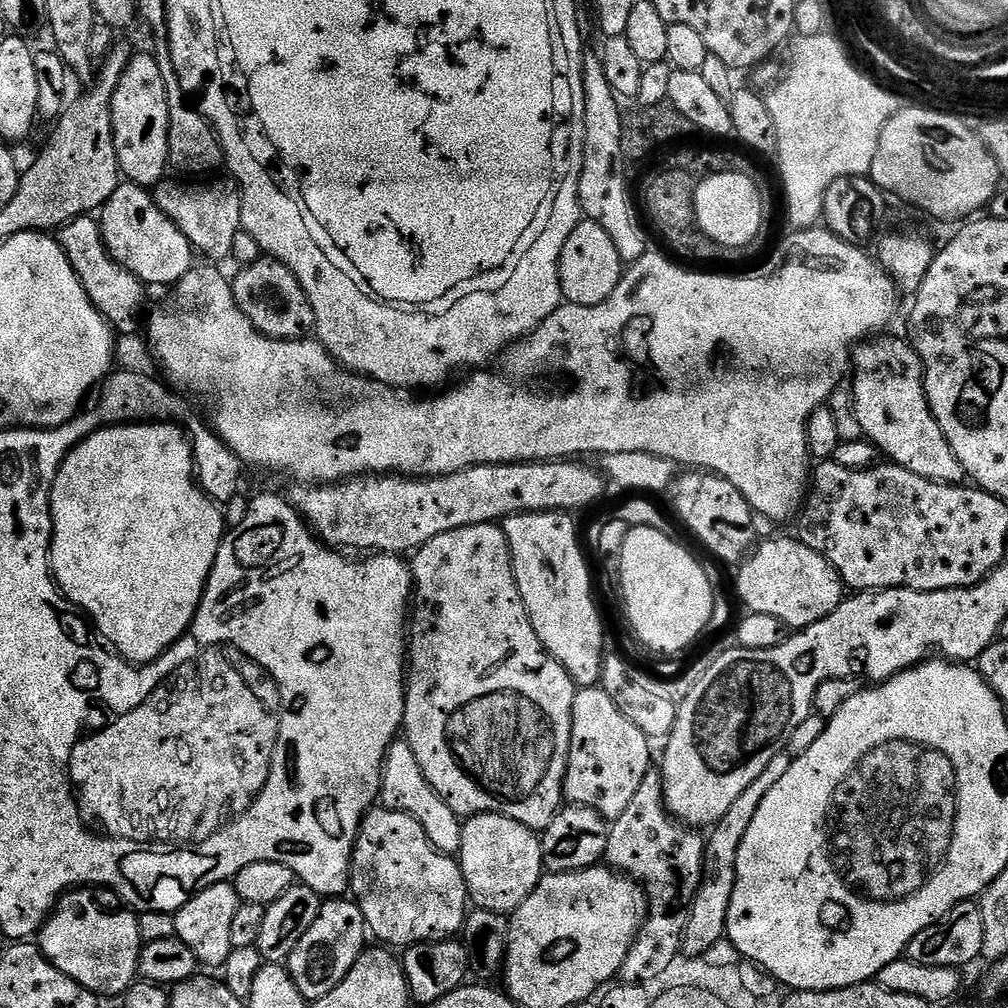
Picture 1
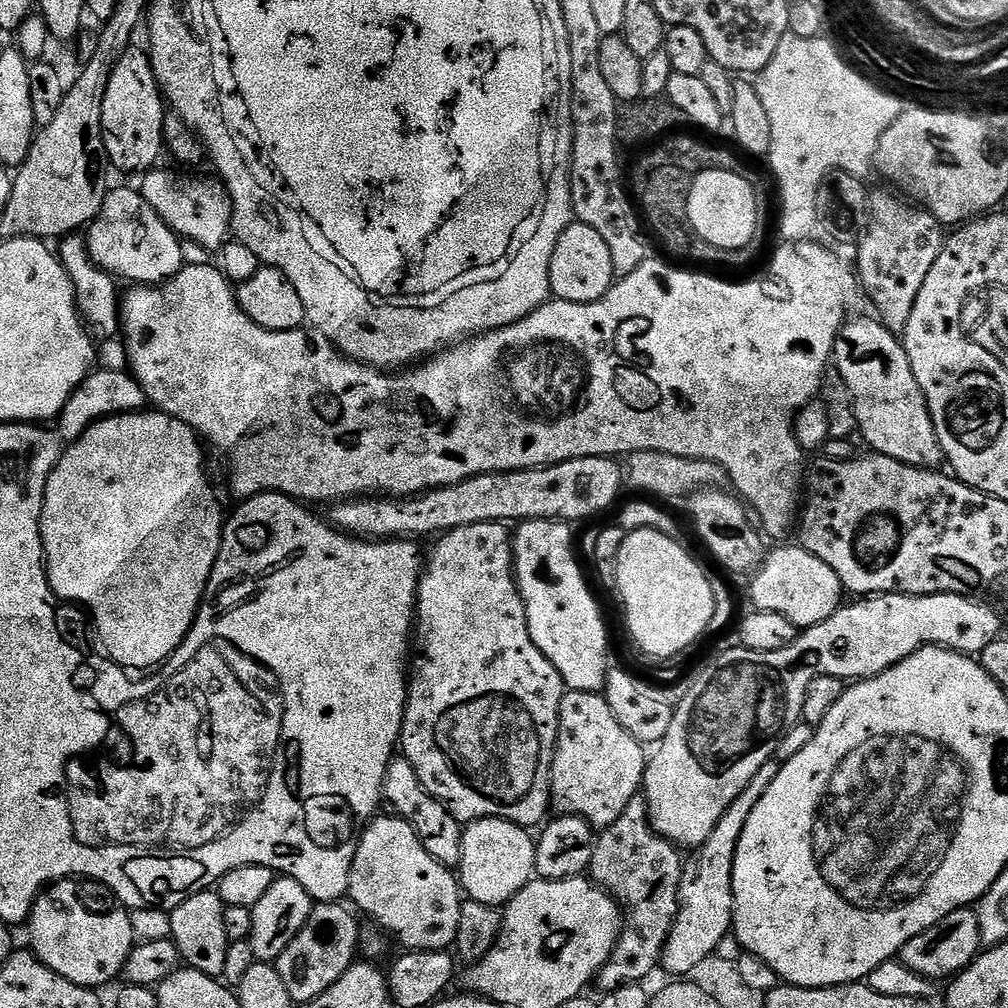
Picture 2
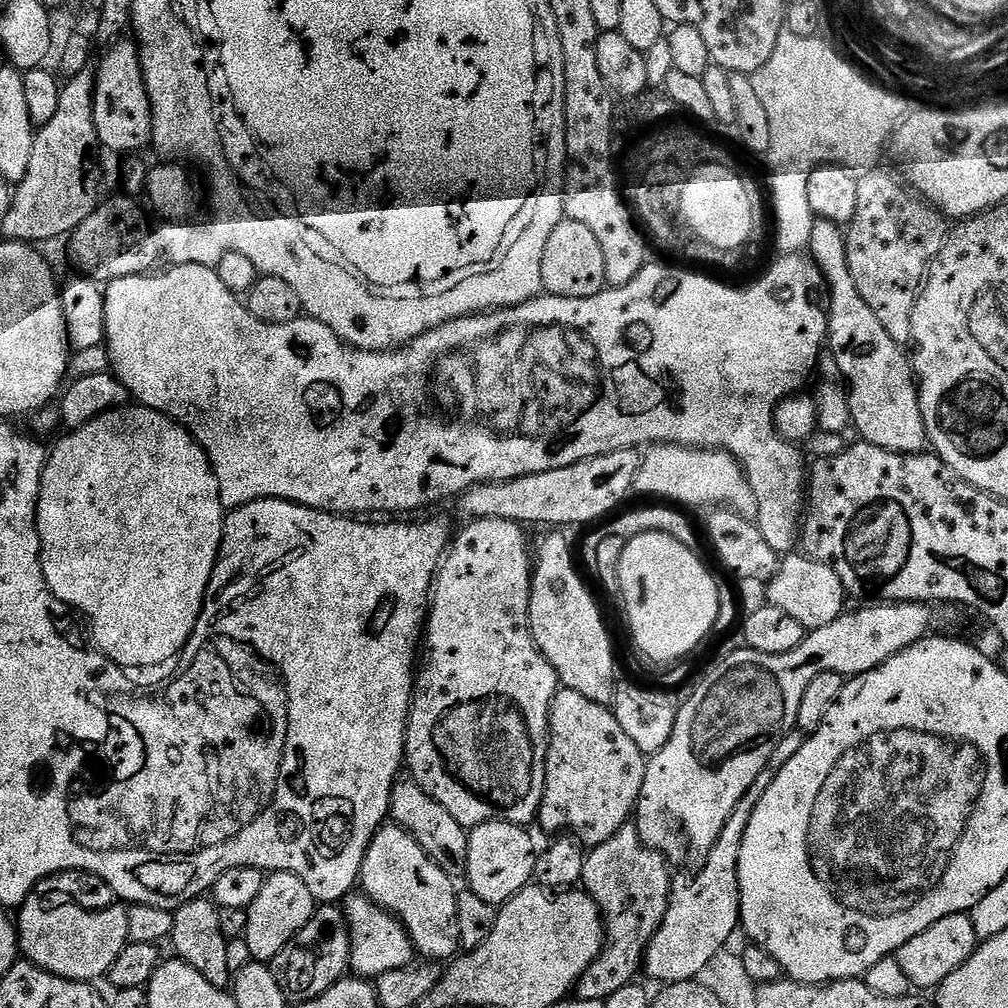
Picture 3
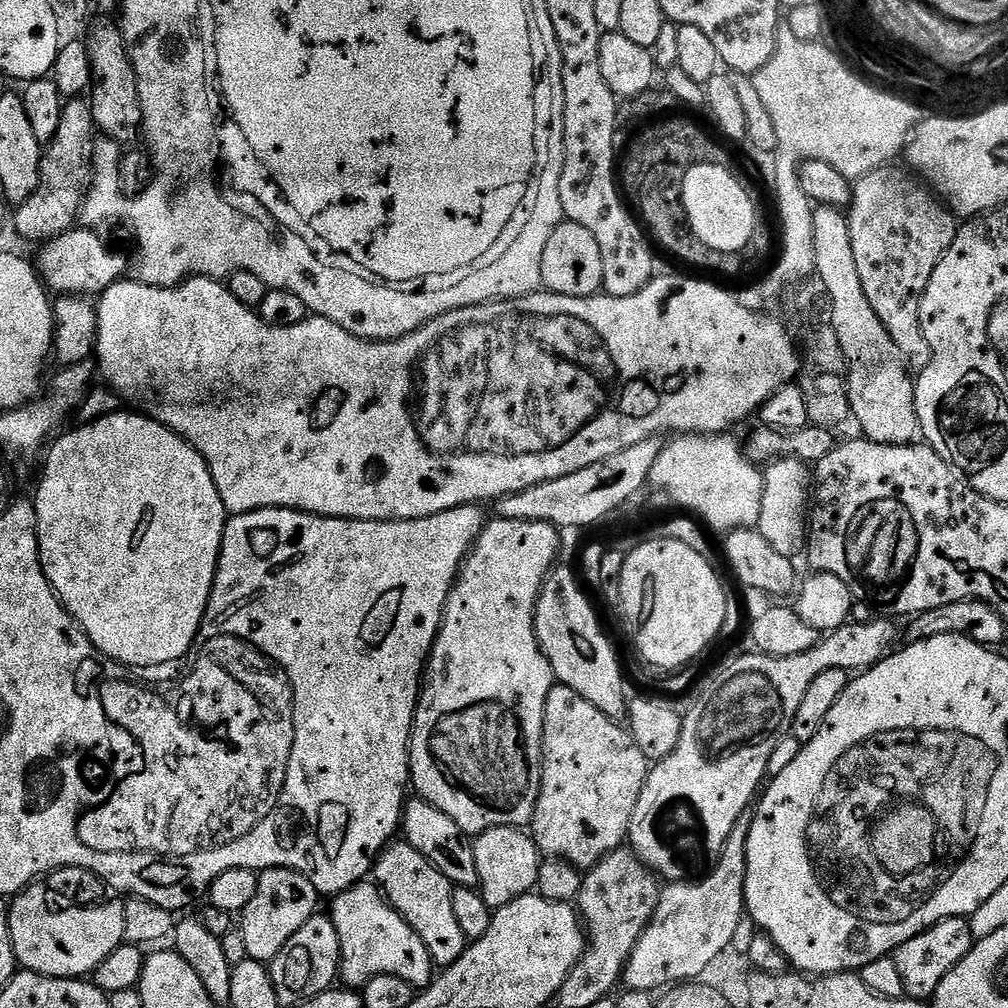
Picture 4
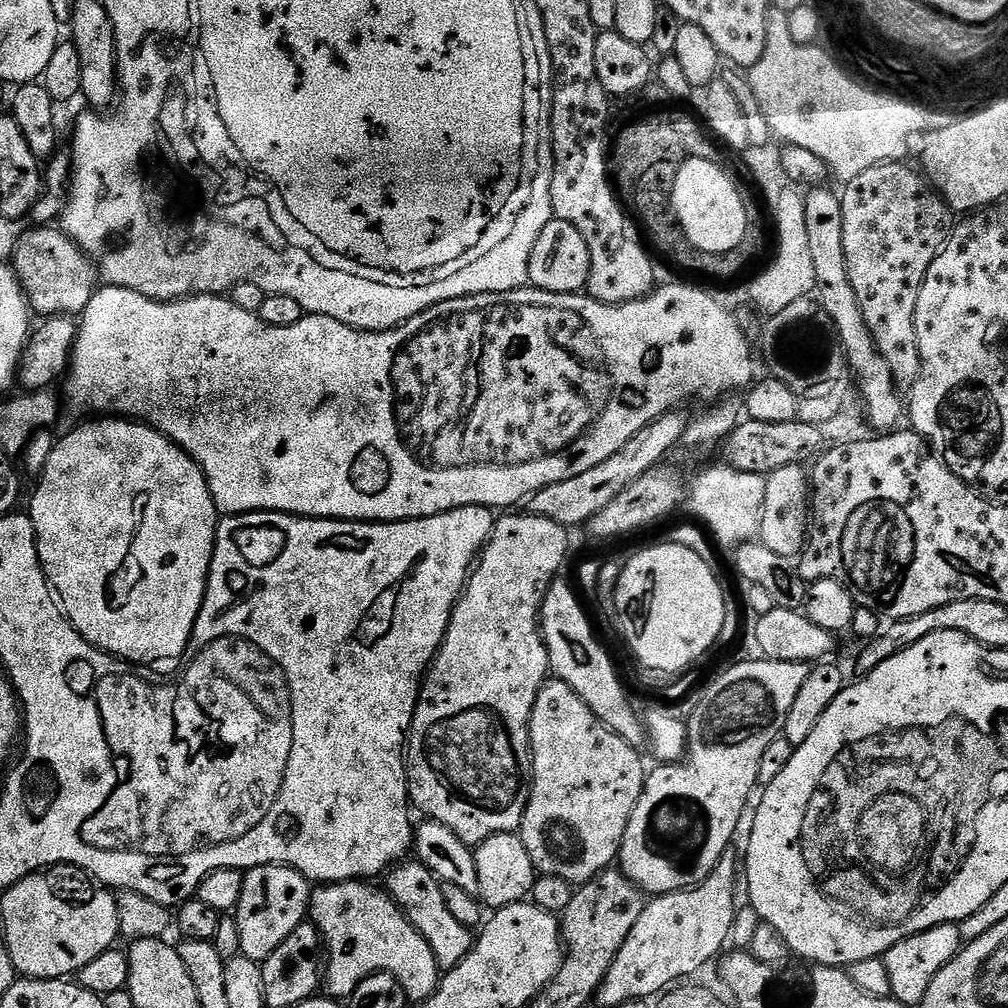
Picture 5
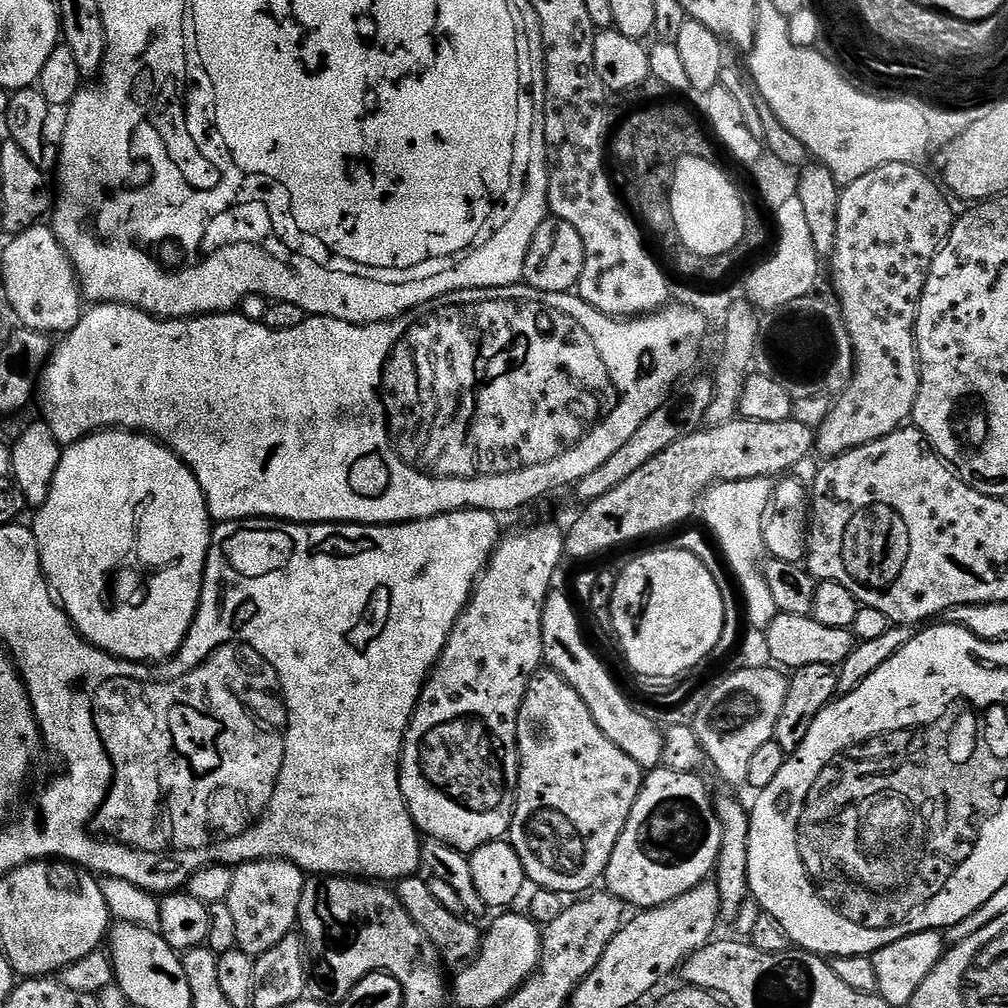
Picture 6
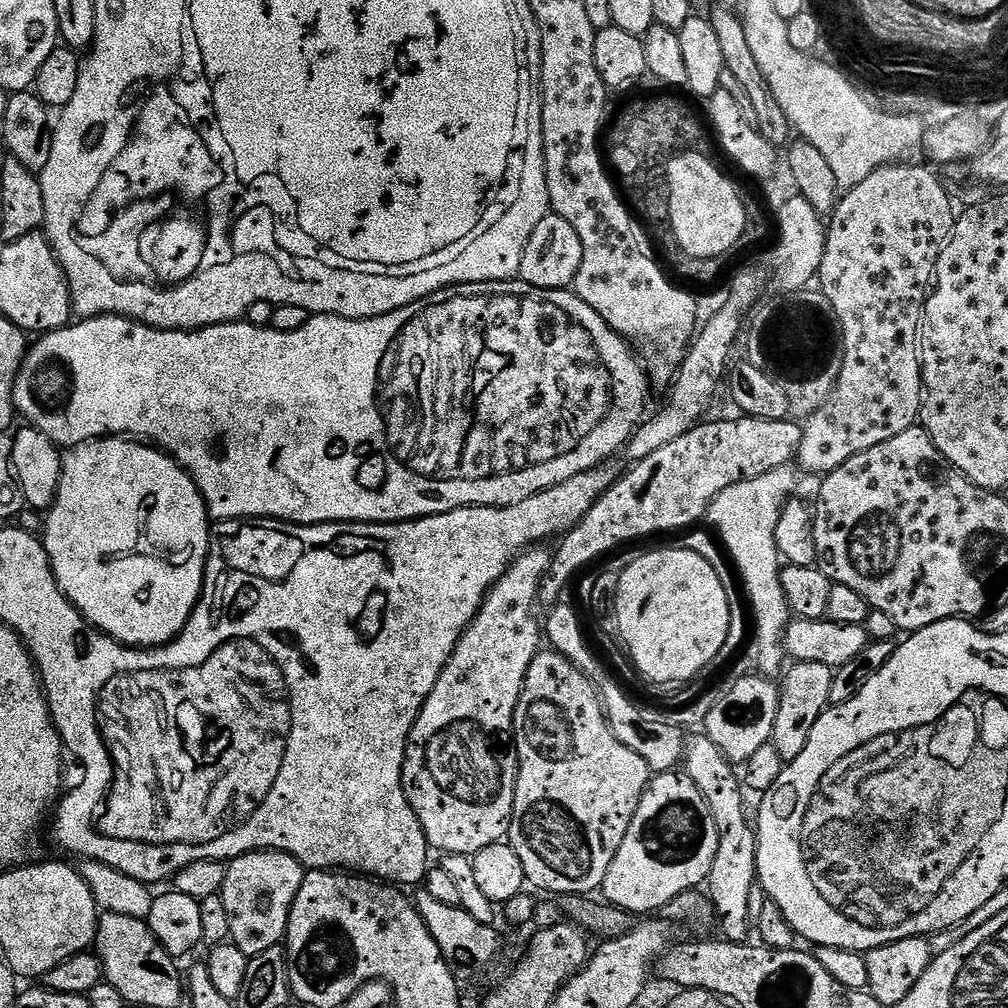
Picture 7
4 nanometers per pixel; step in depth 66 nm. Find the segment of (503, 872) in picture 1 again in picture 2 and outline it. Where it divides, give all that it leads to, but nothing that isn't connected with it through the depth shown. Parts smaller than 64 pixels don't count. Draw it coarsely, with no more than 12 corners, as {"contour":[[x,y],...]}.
{"contour":[[508,820],[464,828],[467,899],[507,906],[533,879],[537,841]]}

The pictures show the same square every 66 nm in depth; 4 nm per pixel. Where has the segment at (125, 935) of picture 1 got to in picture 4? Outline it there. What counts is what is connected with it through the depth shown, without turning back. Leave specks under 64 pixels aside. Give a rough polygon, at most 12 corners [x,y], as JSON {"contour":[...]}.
{"contour":[[58,868],[8,904],[17,965],[91,977],[125,943],[123,899]]}

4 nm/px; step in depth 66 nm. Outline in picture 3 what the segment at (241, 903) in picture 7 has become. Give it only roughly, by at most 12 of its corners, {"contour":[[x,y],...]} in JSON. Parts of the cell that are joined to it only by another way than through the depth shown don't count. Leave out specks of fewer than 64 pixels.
{"contour":[[289,872],[267,877],[243,940],[271,962],[310,922],[318,902]]}

